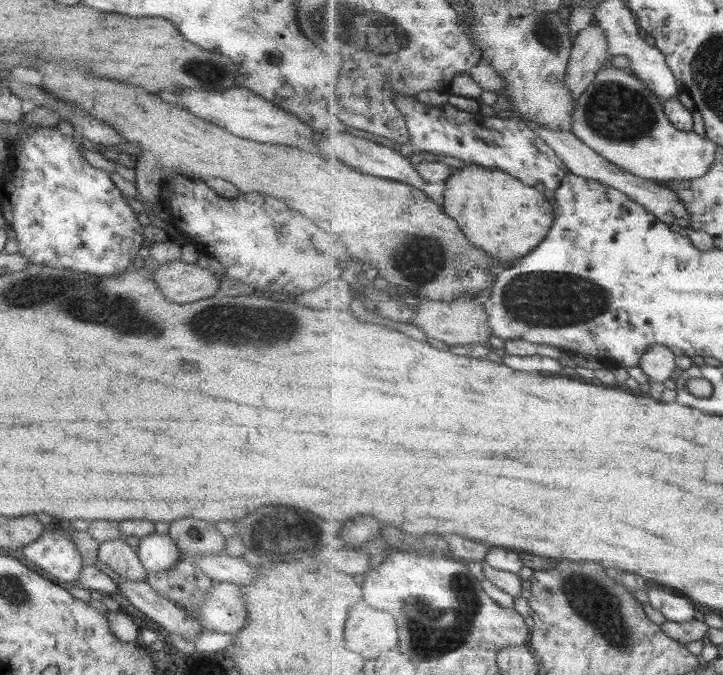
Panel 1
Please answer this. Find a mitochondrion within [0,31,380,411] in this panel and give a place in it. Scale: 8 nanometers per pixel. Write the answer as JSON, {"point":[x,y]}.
{"point":[113,311]}

